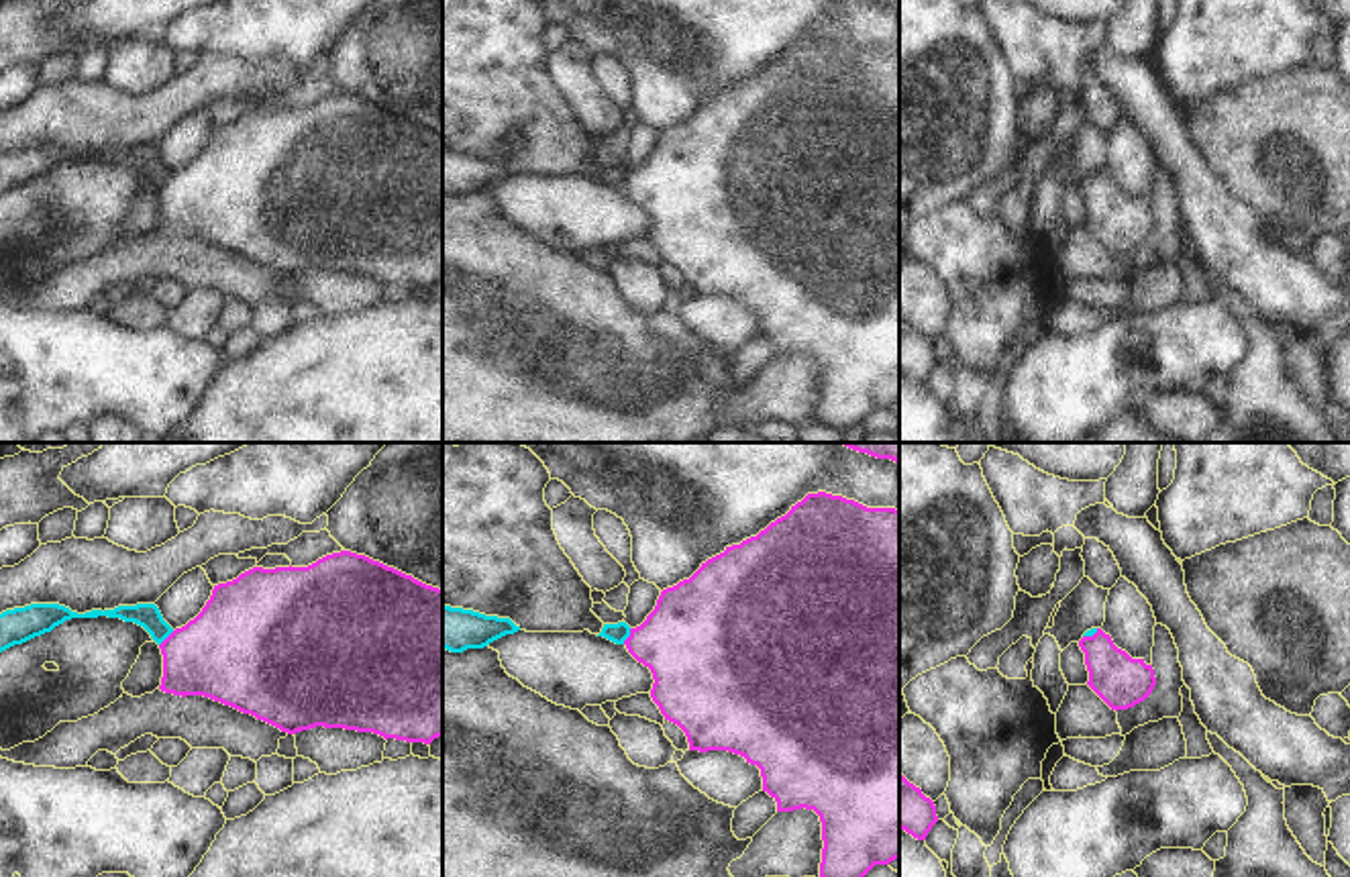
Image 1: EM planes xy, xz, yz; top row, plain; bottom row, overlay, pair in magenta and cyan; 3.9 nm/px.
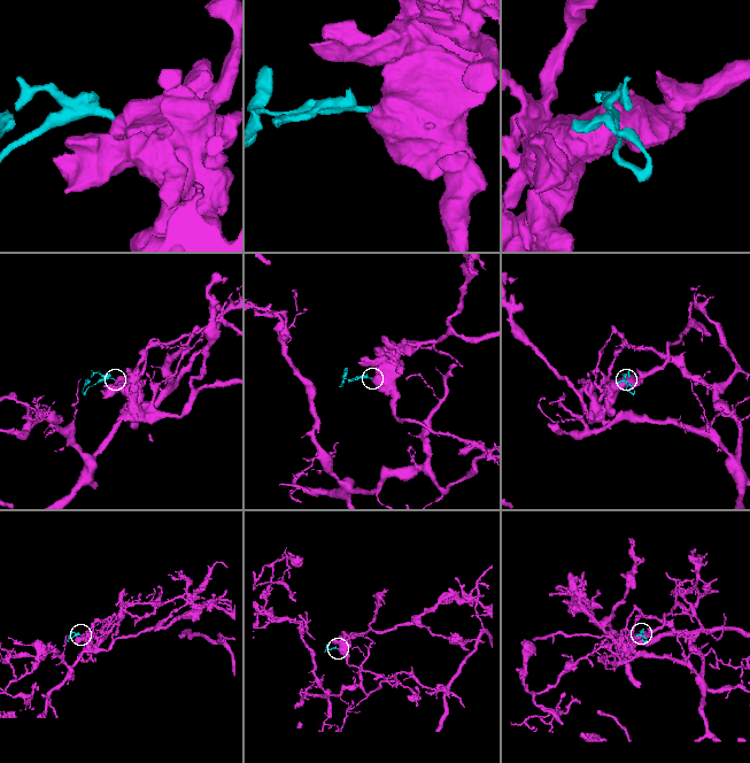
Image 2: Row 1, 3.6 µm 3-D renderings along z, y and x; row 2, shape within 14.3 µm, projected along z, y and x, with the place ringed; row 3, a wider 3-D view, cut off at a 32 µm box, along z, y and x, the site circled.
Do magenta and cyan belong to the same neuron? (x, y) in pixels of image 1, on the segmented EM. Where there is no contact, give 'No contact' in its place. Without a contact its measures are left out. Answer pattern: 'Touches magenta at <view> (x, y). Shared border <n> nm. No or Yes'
Touches magenta at xz (629, 637). Shared border 70 nm. No

